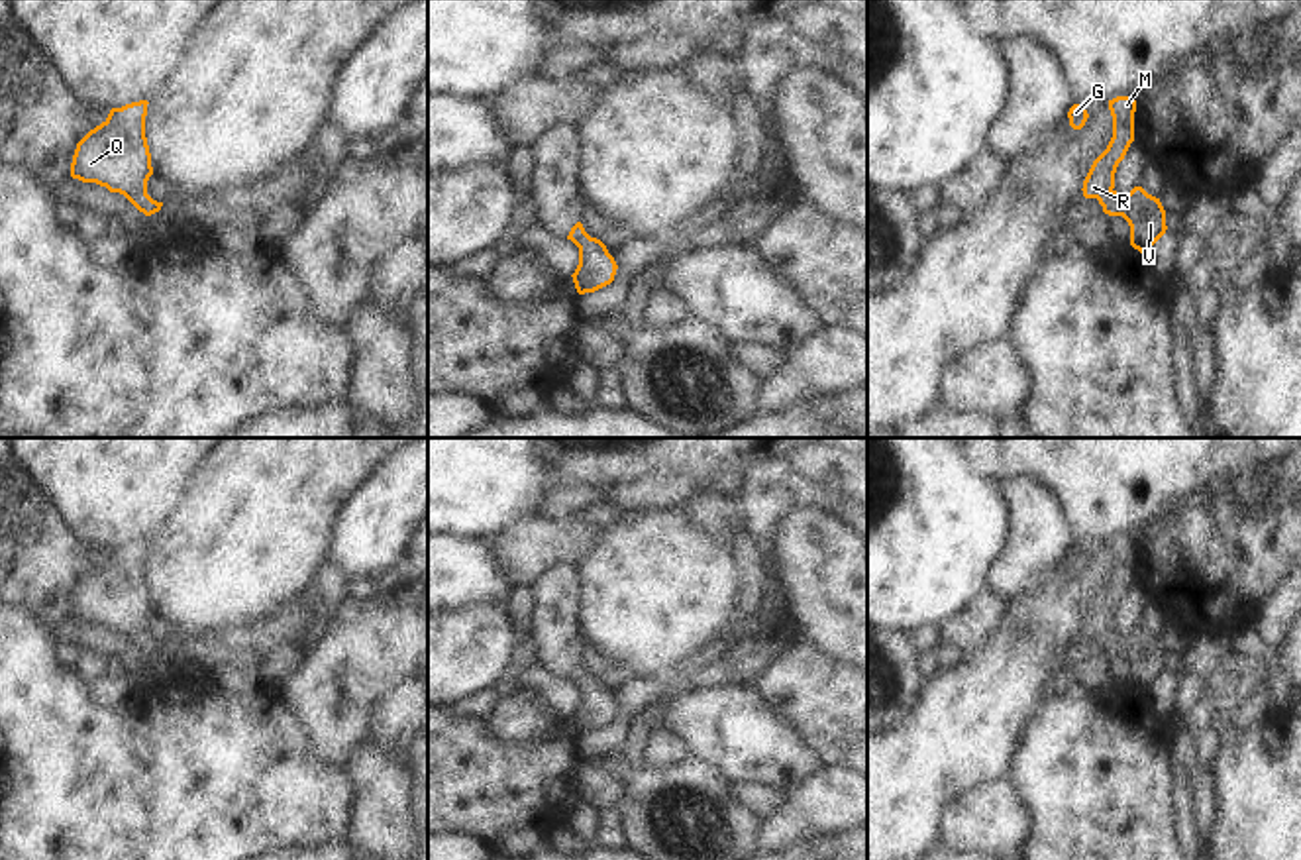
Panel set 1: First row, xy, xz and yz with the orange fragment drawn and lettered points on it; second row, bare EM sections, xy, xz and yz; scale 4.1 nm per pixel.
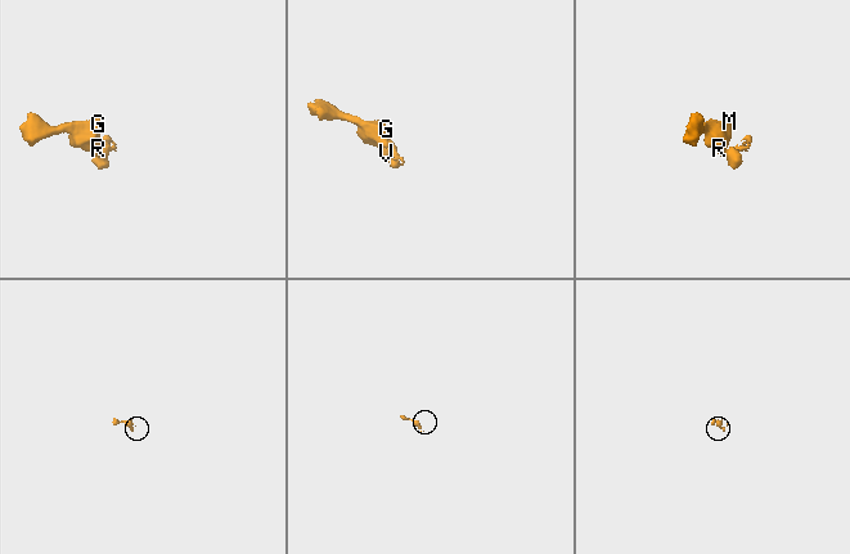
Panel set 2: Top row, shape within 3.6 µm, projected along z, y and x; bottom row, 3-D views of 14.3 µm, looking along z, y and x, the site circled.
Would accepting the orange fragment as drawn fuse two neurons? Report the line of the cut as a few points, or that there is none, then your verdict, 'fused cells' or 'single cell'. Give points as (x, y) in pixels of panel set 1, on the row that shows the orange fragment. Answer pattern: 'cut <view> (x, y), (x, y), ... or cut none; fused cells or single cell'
cut none; single cell

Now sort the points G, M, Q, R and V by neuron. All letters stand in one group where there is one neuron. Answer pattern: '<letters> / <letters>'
G M Q R V

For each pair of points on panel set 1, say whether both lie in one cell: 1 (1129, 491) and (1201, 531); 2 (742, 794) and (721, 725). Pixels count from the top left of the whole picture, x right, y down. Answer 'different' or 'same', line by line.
1: different
2: different

